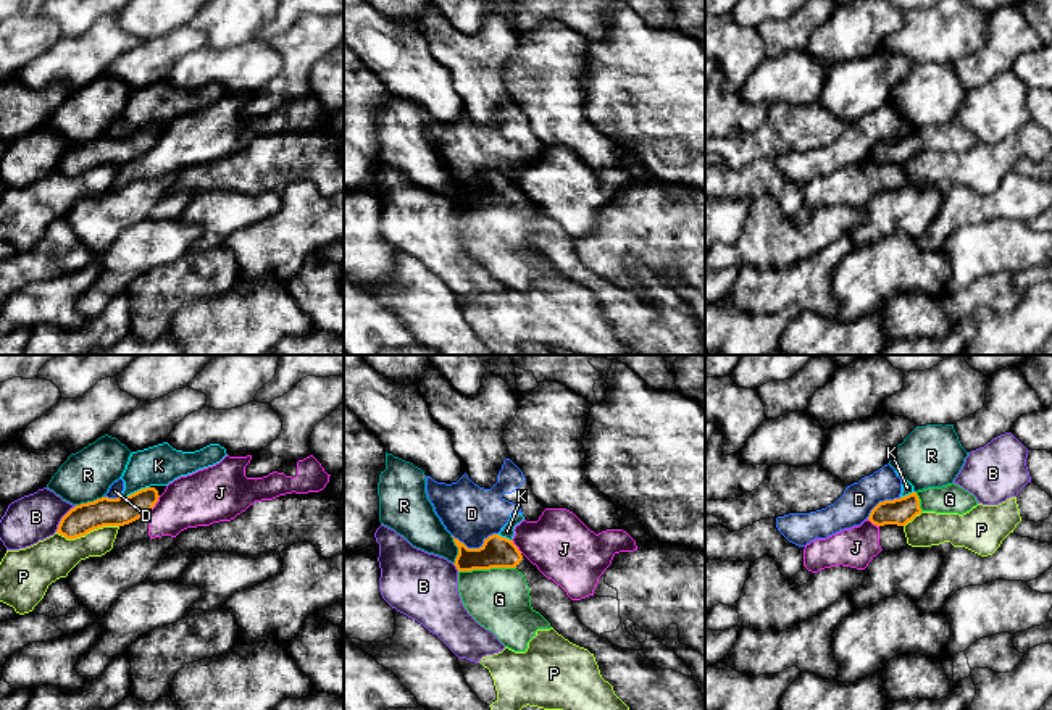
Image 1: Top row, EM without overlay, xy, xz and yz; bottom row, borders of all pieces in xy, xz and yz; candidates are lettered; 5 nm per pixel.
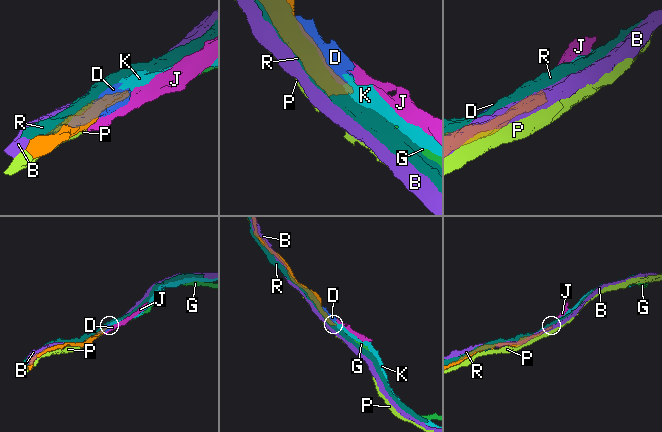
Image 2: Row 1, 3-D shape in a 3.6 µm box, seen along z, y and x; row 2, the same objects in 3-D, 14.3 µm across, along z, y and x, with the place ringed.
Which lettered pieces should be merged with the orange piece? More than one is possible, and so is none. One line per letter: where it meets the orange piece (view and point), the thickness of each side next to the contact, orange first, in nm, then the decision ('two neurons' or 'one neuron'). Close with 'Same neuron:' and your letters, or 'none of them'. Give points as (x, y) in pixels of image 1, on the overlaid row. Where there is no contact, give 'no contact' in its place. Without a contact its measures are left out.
B: meets orange in xy at (62, 518); 150 nm thick on the orange side, 240 nm on the other; two neurons
D: meets orange in xz at (475, 549); 160 nm thick on the orange side, 280 nm on the other; two neurons
G: meets orange in xz at (486, 568); 160 nm thick on the orange side, 300 nm on the other; one neuron
J: meets orange in xy at (154, 505); 140 nm thick on the orange side, 280 nm on the other; two neurons
K: meets orange in xy at (134, 492); 140 nm thick on the orange side, 200 nm on the other; two neurons
P: meets orange in xy at (87, 531); 150 nm thick on the orange side, 200 nm on the other; two neurons
R: meets orange in xy at (89, 502); 150 nm thick on the orange side, 260 nm on the other; two neurons
Same neuron: G

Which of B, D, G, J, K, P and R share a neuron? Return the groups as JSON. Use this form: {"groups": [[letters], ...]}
{"groups": [["B"], ["D", "K"], ["G"], ["J"], ["P"], ["R"]]}

